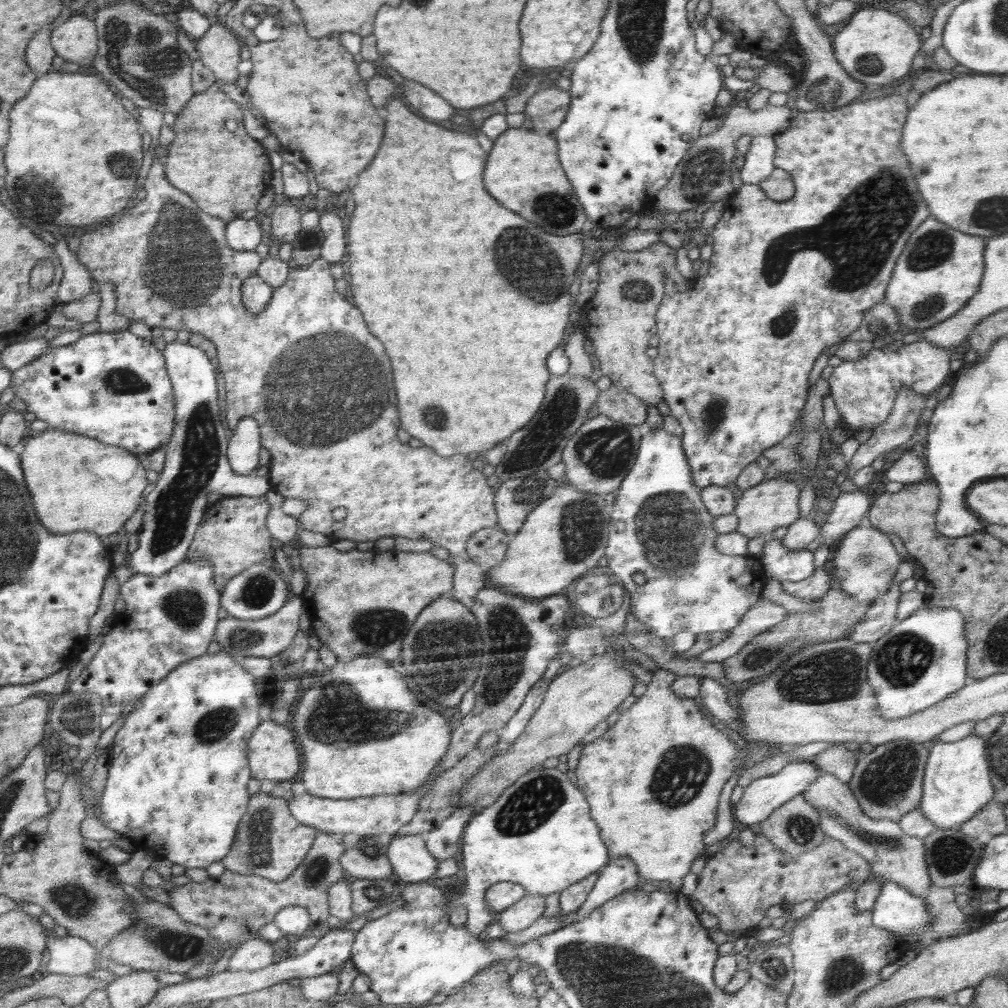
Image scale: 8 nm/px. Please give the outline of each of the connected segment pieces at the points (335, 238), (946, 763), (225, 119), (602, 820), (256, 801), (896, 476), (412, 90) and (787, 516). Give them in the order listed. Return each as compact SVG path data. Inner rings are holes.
M323 210L318 225L325 238L322 244L320 258L330 263L340 263L346 255L346 239L344 223L333 212Z
M971 735L957 742L938 741L929 744L930 754L925 764L922 798L918 809L935 824L935 828L958 827L992 800L992 771L986 762L985 742L985 738Z
M213 83L203 93L194 95L185 110L177 114L172 129L174 140L169 144L166 156L165 174L178 190L186 190L190 198L206 214L221 218L225 223L242 218L246 210L254 210L266 194L270 194L270 180L273 169L270 165L270 150L266 149L266 142L254 138L254 133L246 130L246 108L242 102L234 101L230 94L226 94L226 86Z
M658 668L654 674L654 678L647 685L647 689L642 696L639 696L637 701L628 708L628 710L621 711L620 718L610 727L608 731L600 738L586 744L582 748L580 754L580 760L578 761L578 767L574 774L578 778L578 786L582 788L582 791L586 792L586 798L590 798L589 806L594 806L594 812L590 808L590 815L593 817L593 821L600 826L600 835L604 840L606 847L610 850L610 861L621 857L628 857L628 859L634 860L634 863L638 866L638 873L644 876L648 882L660 883L667 881L669 884L682 887L682 878L688 874L691 870L691 864L705 854L706 845L704 842L704 834L708 832L717 822L716 806L718 804L718 796L722 792L724 784L728 784L732 773L738 764L738 748L736 744L722 732L718 732L710 720L706 720L696 704L692 700L688 700L685 696L678 695L676 691L672 689L672 684L677 680L678 674L673 671L668 671Z
M258 792L250 797L248 812L237 826L237 836L229 855L222 862L226 869L246 876L258 876L272 882L286 880L309 855L317 838L317 827L306 826L293 817L290 798L272 797Z
M910 450L904 452L886 472L886 478L890 482L902 482L905 485L919 483L929 478L928 468L923 458L917 452Z
M404 80L402 99L408 100L412 108L431 121L450 120L456 114L456 108L452 108L444 98L414 80Z
M771 478L741 492L733 511L733 514L740 519L736 531L750 540L754 537L771 534L780 526L792 525L801 517L798 507L800 491L799 486L793 481Z

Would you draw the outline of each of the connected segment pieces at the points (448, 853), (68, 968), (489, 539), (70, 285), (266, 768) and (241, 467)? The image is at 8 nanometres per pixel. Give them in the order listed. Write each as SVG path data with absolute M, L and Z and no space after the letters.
M471 806L456 807L438 828L424 834L425 843L438 860L444 861L455 856L458 842L471 818Z
M53 930L49 934L49 953L50 961L45 968L47 974L63 974L68 976L88 975L96 969L96 949L86 940L74 935L67 935L64 937L55 937Z
M499 527L482 529L474 533L468 540L469 557L488 572L488 569L503 561L513 536L514 534L504 532Z
M60 240L54 248L63 268L58 300L62 300L62 303L78 301L94 292L94 280L90 271L78 262L76 254L68 248L68 242Z
M272 720L260 722L249 741L248 758L254 779L296 780L300 772L298 746L294 752L294 734Z
M246 417L232 431L229 459L236 474L248 476L260 467L258 455L262 446L259 425L257 420Z

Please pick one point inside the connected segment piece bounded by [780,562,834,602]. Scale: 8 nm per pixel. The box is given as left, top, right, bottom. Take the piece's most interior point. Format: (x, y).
(818, 584)

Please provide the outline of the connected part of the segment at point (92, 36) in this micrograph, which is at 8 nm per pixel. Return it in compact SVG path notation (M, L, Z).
M83 14L72 15L67 22L53 30L53 49L65 61L89 66L97 56L96 48L100 48L96 27Z

